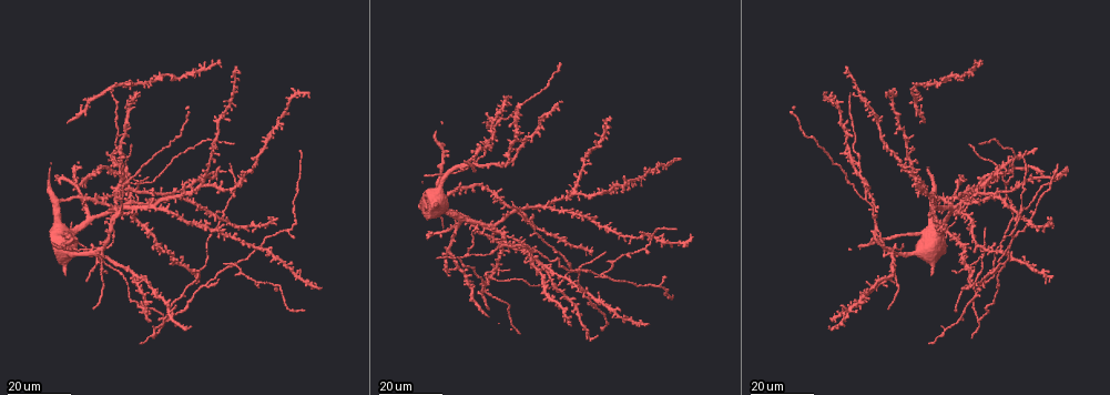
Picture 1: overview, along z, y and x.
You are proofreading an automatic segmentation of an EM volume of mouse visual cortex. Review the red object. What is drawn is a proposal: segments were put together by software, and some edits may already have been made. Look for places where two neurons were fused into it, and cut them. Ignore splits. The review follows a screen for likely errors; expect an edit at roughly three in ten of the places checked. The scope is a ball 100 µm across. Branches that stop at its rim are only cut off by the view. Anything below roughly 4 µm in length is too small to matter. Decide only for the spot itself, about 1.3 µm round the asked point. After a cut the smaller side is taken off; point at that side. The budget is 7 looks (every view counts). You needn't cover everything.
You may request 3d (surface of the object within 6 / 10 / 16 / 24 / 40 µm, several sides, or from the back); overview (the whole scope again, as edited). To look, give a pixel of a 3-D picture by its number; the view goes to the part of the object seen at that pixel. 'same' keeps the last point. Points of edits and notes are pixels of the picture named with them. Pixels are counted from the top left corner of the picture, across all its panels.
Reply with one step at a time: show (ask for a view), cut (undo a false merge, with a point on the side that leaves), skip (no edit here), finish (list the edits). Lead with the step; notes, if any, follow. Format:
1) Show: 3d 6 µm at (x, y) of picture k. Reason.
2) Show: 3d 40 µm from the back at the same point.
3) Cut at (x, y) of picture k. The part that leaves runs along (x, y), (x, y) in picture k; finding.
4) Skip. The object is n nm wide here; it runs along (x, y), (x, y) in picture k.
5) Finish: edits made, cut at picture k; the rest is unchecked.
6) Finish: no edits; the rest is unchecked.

Show: 3d 24 µm at (985, 255) of picture 1.

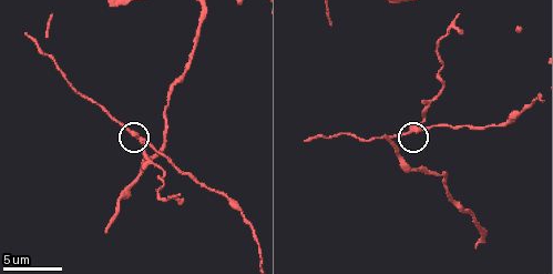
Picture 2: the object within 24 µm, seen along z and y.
Show: 3d 10 µm at (419, 129) of picture 2. Closer look.

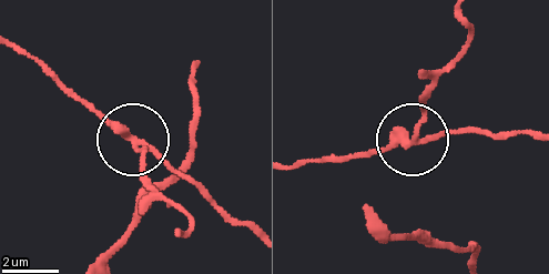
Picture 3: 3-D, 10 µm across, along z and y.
Show: 3d 6 µm at (413, 143) of picture 3.

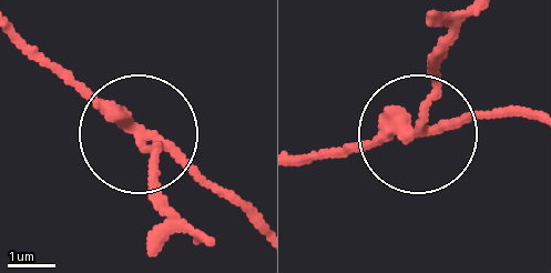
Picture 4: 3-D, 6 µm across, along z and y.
Cut at (149, 172) of picture 4. The object is 240 nm wide here; the part that leaves runs along (143, 143), (155, 188), (183, 220) in picture 4; a second neuron is stuck on.

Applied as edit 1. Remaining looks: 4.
Show: overview.

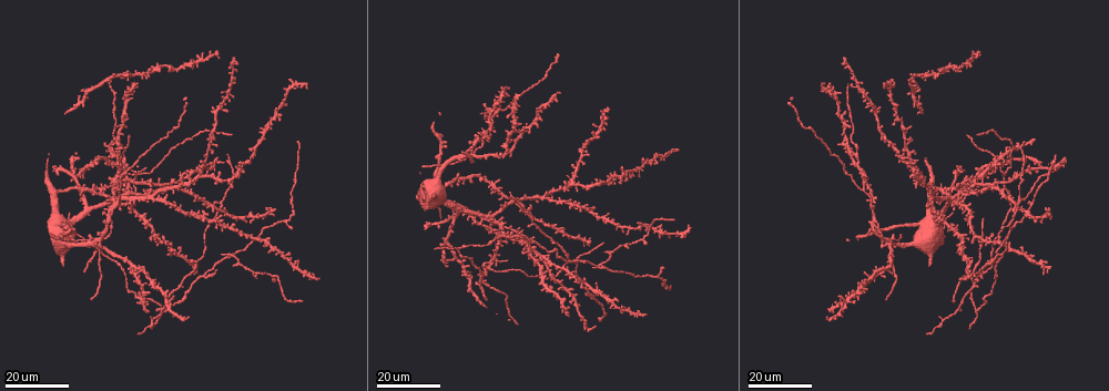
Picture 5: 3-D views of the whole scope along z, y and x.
Show: 3d 16 µm at (464, 160) of picture 5. Three-way junction.

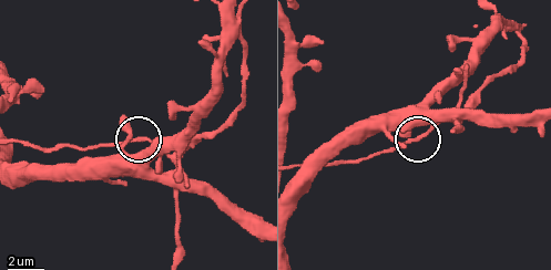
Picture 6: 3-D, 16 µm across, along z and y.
Show: 3d 6 µm at (417, 139) of picture 6.

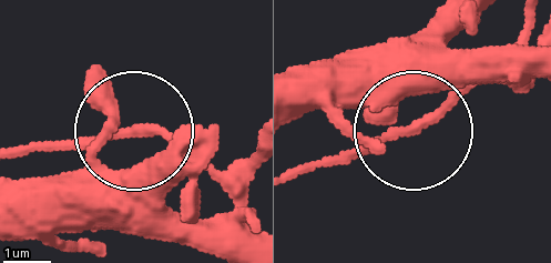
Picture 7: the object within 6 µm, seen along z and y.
Skip. All the same neuron.

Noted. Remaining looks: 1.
Finish: edits made, cut at picture 4; the rest is unchecked.

